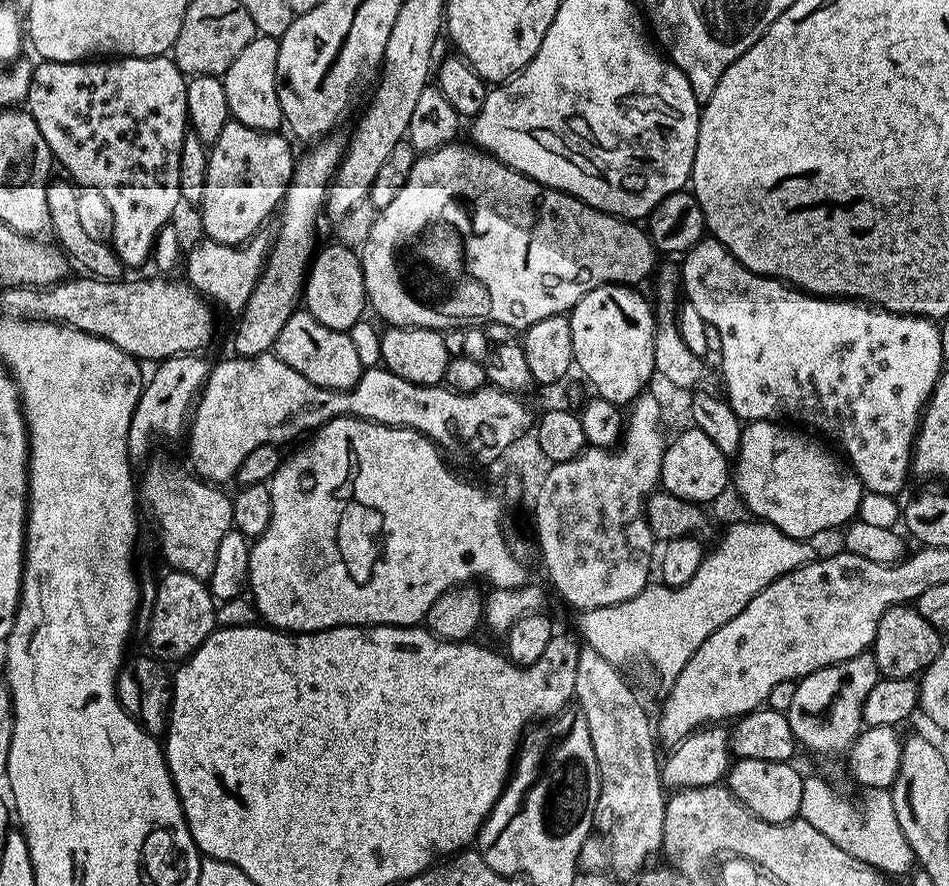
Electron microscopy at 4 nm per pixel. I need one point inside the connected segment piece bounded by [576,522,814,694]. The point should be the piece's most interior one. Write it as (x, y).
(654, 633)

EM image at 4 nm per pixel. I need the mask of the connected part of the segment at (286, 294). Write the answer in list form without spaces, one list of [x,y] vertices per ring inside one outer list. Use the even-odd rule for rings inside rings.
[[[324,138],[315,145],[313,152],[308,152],[304,157],[295,161],[292,169],[292,181],[288,183],[288,191],[284,193],[283,201],[278,209],[280,216],[280,229],[276,232],[276,240],[271,241],[268,258],[264,261],[264,269],[260,271],[258,282],[246,302],[246,306],[238,313],[240,320],[236,324],[236,329],[232,332],[232,348],[236,356],[262,356],[271,353],[276,346],[278,333],[282,326],[286,326],[292,313],[297,311],[302,300],[304,282],[308,274],[314,253],[317,251],[316,244],[316,223],[324,212],[324,198],[328,195],[328,185],[332,183],[332,175],[336,172],[336,167],[340,164],[342,155],[342,144],[332,140],[336,138]]]

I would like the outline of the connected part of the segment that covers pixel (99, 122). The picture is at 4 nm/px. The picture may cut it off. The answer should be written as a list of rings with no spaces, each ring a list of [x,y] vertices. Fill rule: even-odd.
[[[171,55],[163,56],[126,56],[123,58],[89,58],[83,62],[67,64],[66,62],[54,62],[45,60],[37,63],[32,69],[30,78],[30,90],[26,101],[26,111],[38,122],[38,130],[42,130],[42,138],[46,138],[46,146],[50,146],[53,161],[65,168],[67,175],[81,189],[93,188],[104,199],[108,212],[112,215],[112,240],[110,247],[116,253],[118,259],[129,269],[136,268],[139,264],[149,263],[152,249],[156,247],[156,238],[161,229],[169,227],[172,215],[176,207],[181,207],[180,179],[178,178],[178,166],[180,155],[184,145],[184,133],[189,131],[188,111],[186,110],[186,90],[188,80],[172,59]]]

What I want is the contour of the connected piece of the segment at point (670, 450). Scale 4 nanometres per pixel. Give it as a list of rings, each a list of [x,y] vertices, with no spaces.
[[[688,426],[685,432],[680,432],[676,437],[667,441],[664,457],[662,458],[662,474],[660,475],[660,483],[663,491],[674,494],[683,500],[689,500],[692,504],[708,506],[711,500],[716,500],[724,491],[730,488],[730,460],[729,457],[722,454],[722,450],[718,450],[718,446],[714,446],[714,442],[710,442],[710,438],[706,438],[706,434],[702,434],[702,430],[698,430],[695,426]]]

